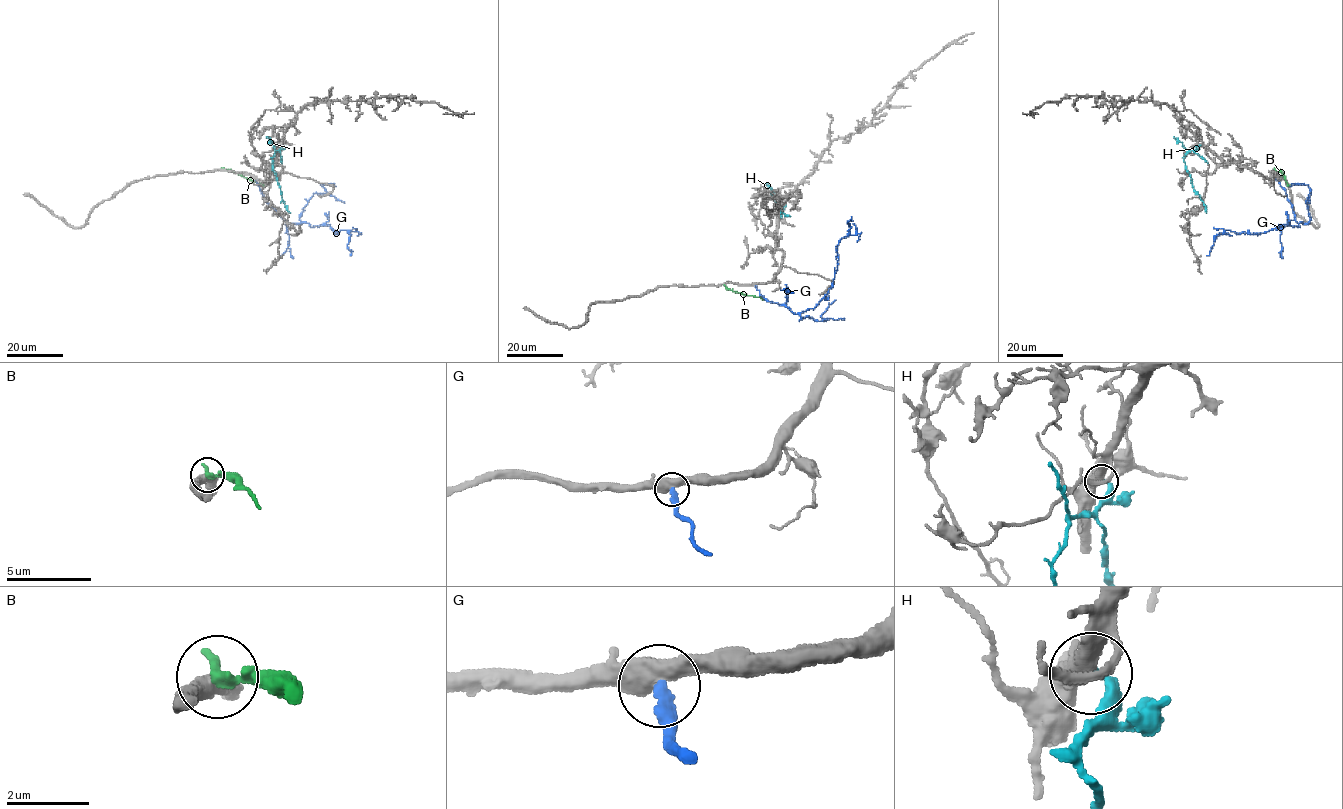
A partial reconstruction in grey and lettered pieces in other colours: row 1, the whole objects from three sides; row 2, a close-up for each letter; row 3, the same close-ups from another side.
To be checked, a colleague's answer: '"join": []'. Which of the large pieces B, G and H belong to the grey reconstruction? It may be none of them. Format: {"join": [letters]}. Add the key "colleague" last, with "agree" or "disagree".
{"join": [], "colleague": "agree"}

